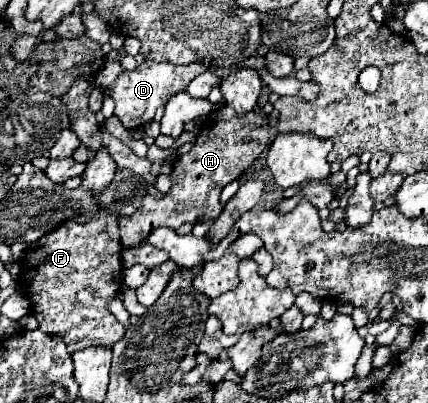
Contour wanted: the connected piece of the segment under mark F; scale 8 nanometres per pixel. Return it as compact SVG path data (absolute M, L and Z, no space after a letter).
M104 148L98 150L94 160L84 170L80 184L96 200L96 214L88 222L80 222L80 218L64 220L54 228L54 232L48 232L40 240L32 242L20 260L22 284L18 282L18 286L22 296L26 296L32 304L30 314L38 320L42 332L60 336L70 354L86 346L112 348L126 332L108 310L108 304L122 288L122 244L116 214L98 202L98 196L102 196L112 184L114 170L116 162Z

